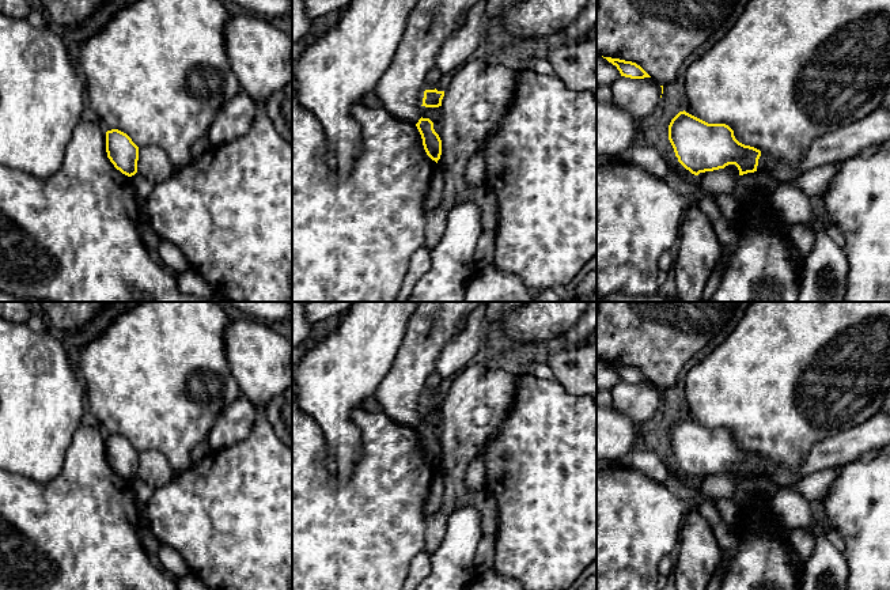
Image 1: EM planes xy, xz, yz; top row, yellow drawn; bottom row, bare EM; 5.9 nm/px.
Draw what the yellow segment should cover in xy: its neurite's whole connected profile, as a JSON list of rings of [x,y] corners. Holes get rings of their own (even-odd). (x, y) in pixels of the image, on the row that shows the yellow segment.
[[[118,129],[107,131],[106,152],[110,162],[122,174],[132,177],[137,173],[139,147],[126,133]]]

